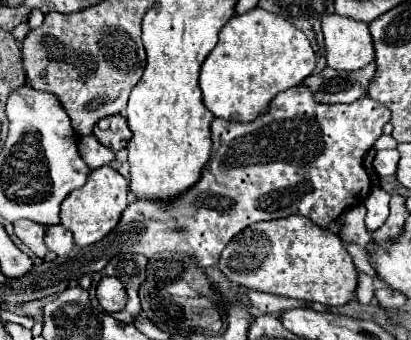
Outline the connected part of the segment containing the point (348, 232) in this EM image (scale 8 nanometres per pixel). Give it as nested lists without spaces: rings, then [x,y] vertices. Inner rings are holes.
[[[362,203],[356,205],[356,207],[352,207],[352,209],[348,209],[348,211],[340,217],[342,223],[344,223],[344,227],[342,227],[342,231],[340,231],[340,237],[342,237],[344,241],[354,241],[354,243],[366,247],[368,241],[370,241],[370,233],[368,233],[368,229],[366,229],[364,217],[366,217],[366,207],[364,207]]]

